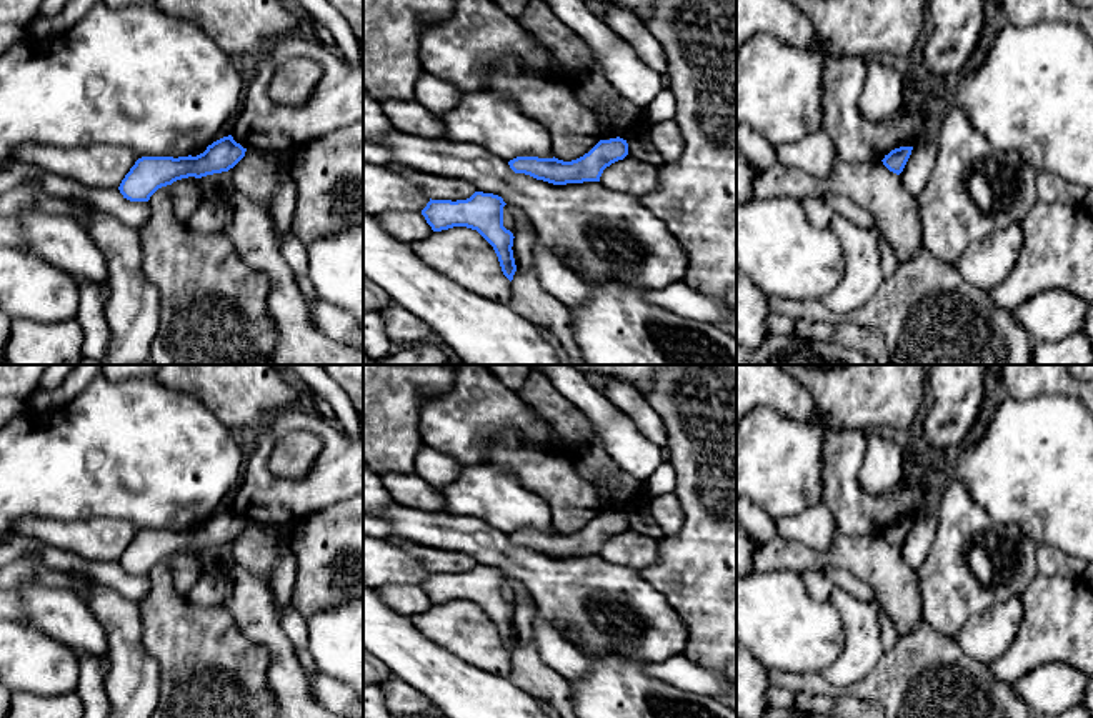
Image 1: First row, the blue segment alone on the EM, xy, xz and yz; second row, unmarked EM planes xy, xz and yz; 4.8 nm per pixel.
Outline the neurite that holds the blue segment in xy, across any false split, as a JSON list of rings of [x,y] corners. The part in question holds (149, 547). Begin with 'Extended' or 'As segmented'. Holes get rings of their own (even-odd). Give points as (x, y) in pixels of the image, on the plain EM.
As segmented. [[[228,508],[197,530],[142,530],[125,548],[118,563],[130,575],[148,575],[158,561],[177,553],[228,545],[245,530],[245,525],[247,521]]]

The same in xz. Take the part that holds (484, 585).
As segmented. [[[475,565],[467,573],[432,573],[422,583],[433,605],[453,600],[477,603],[495,623],[503,648],[512,655],[517,645],[513,631],[513,606],[503,600],[502,570]]]

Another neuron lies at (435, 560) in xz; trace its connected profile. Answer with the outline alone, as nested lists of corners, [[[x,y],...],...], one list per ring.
[[[388,536],[387,540],[417,556],[432,573],[467,573],[477,565],[467,553],[425,546],[397,536]]]

